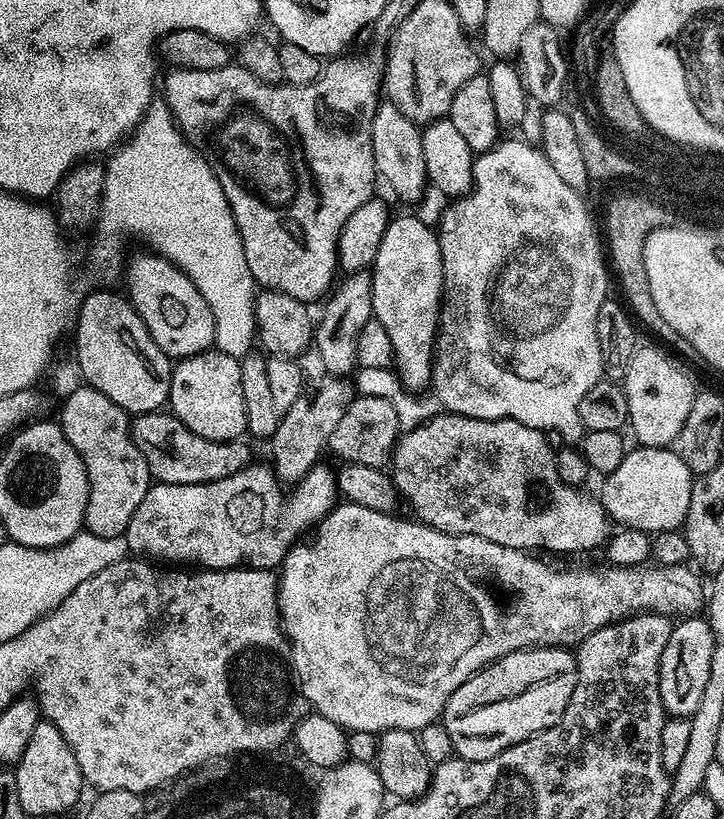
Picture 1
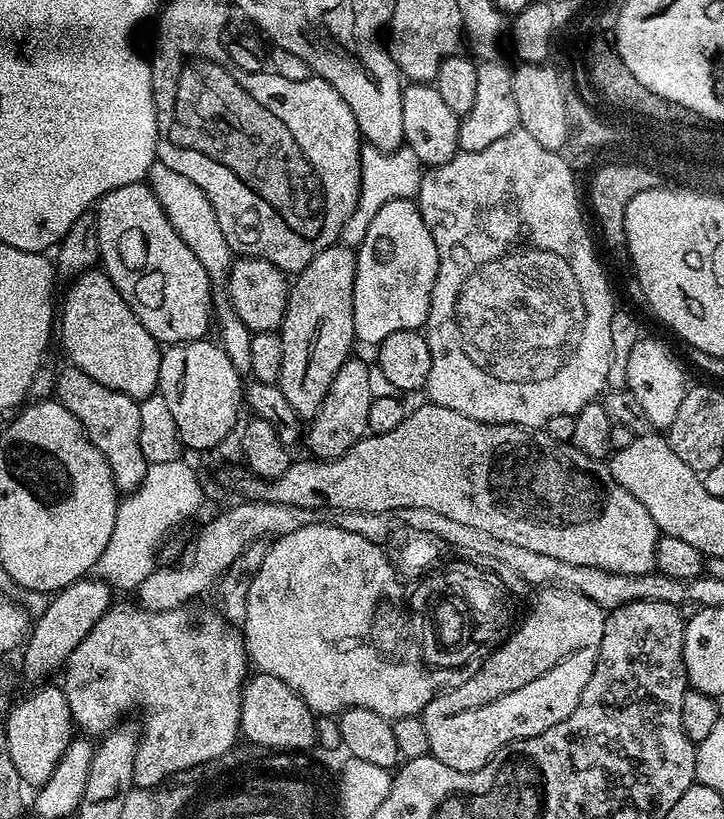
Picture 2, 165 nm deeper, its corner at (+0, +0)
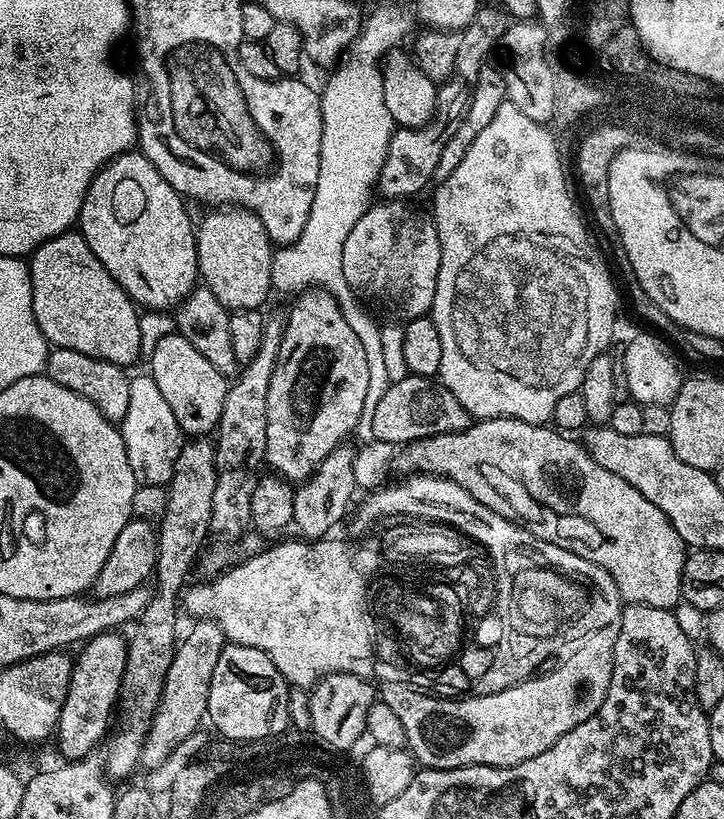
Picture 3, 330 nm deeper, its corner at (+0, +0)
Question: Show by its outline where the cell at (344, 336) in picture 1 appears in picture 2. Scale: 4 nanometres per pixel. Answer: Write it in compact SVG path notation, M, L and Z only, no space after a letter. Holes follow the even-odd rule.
M350 358L334 374L334 382L330 382L326 398L315 416L311 417L309 426L306 428L306 444L313 457L318 460L333 460L346 450L350 450L356 443L369 435L368 419L370 418L370 406L373 402L372 391L370 390L369 365L363 364L357 358Z

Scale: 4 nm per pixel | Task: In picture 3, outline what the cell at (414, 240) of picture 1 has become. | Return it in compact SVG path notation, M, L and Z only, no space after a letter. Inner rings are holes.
M385 199L384 204L373 203L365 208L362 218L350 230L350 238L346 238L346 246L342 246L342 270L346 282L352 291L373 296L384 304L389 304L396 312L401 312L404 318L426 316L432 311L434 290L438 286L438 266L442 258L442 250L438 242L438 230L427 215L415 212L411 203L401 200Z

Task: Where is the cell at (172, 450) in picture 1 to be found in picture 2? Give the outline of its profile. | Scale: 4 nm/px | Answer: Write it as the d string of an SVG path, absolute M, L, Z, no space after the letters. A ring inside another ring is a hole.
M424 402L421 408L409 411L394 426L394 430L377 432L363 436L358 443L346 454L342 454L333 460L308 460L293 459L288 468L280 476L265 478L257 476L255 472L249 472L247 467L228 468L224 476L232 488L241 492L241 497L249 501L265 500L268 504L285 504L286 506L302 506L303 508L314 508L325 510L332 508L333 513L345 512L346 510L358 510L359 512L381 512L382 510L398 510L406 506L422 506L422 510L435 510L437 514L446 514L446 518L454 518L454 522L463 522L466 526L475 526L478 530L486 530L486 534L494 534L494 538L502 538L506 542L518 542L518 546L526 546L526 550L538 550L538 554L550 554L550 558L562 558L562 562L574 562L574 566L594 566L598 570L606 570L614 574L630 574L641 576L653 571L656 567L656 544L662 535L656 527L654 518L650 518L650 510L630 494L622 485L612 477L607 463L602 460L592 460L582 450L566 442L558 442L550 438L543 430L532 430L521 428L515 424L487 424L474 418L466 418L466 414L458 414L458 410L450 410L441 404Z

